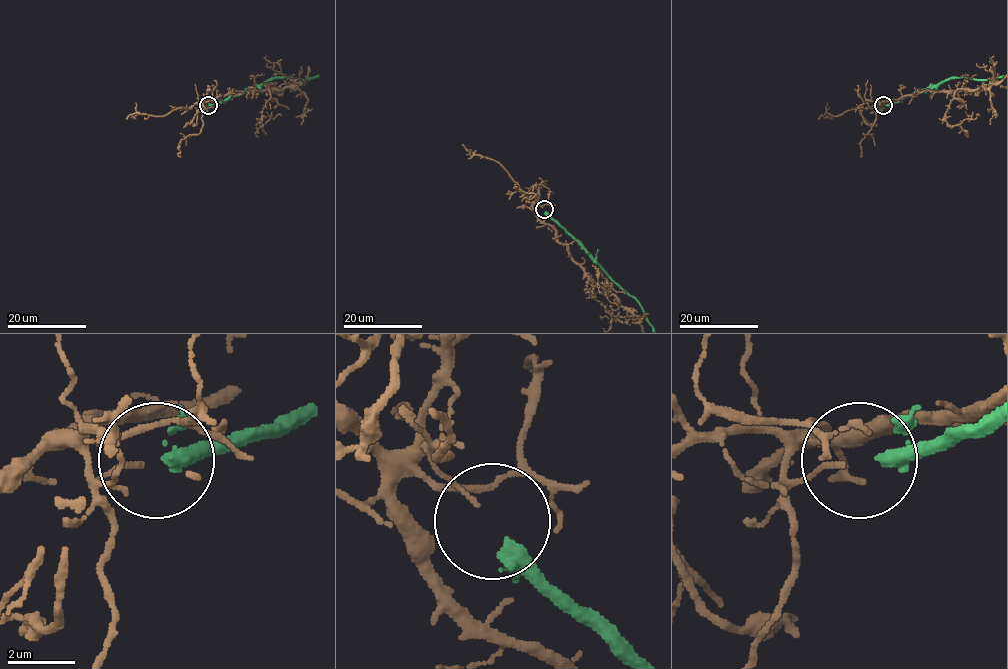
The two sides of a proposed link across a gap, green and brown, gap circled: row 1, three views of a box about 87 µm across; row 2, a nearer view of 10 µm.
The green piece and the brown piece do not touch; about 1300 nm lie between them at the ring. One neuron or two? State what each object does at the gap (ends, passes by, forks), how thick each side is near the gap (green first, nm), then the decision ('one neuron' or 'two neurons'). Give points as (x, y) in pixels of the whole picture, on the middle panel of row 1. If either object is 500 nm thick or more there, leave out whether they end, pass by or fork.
green passes by; brown ends there; 320 nm thick on the green side, 110 nm on the other; two neurons

